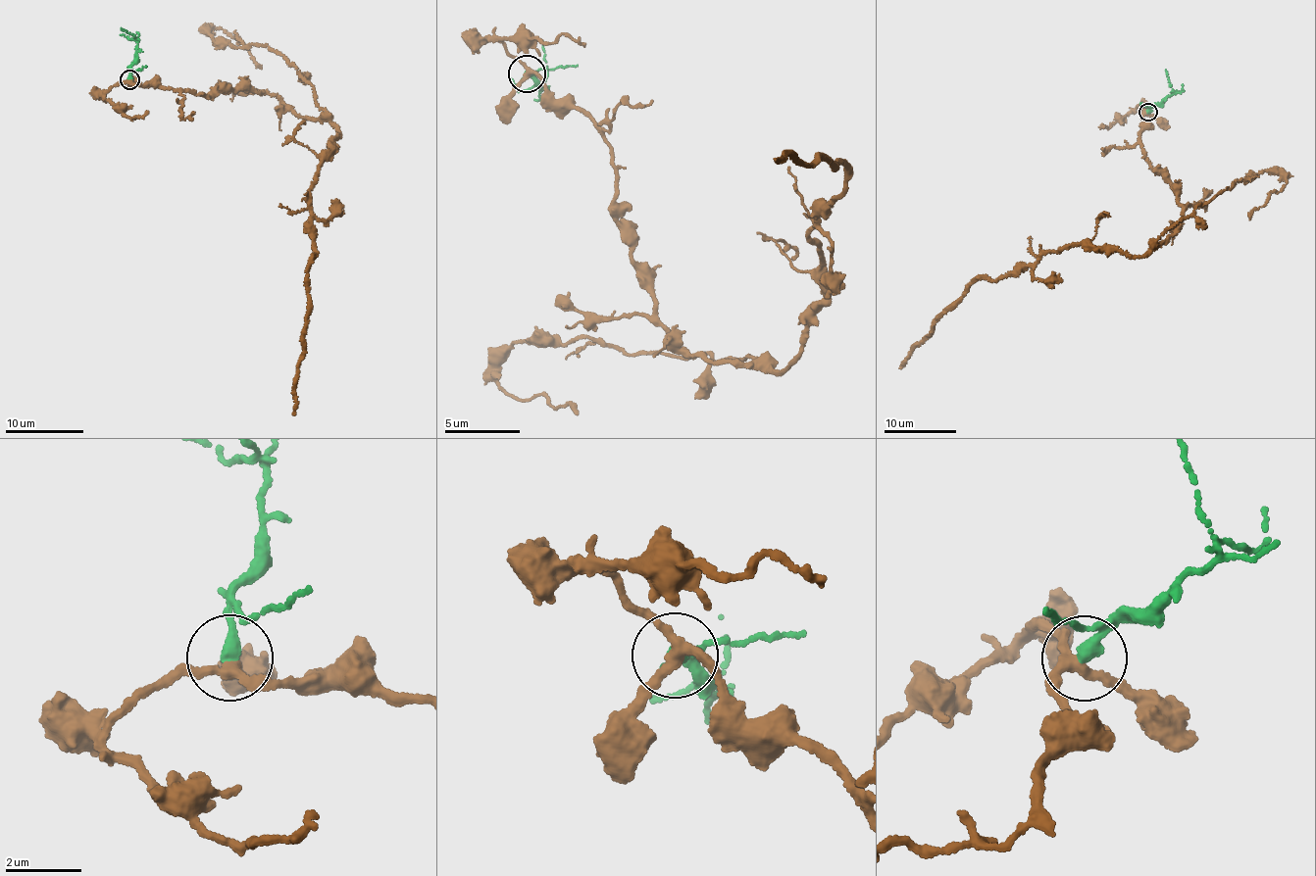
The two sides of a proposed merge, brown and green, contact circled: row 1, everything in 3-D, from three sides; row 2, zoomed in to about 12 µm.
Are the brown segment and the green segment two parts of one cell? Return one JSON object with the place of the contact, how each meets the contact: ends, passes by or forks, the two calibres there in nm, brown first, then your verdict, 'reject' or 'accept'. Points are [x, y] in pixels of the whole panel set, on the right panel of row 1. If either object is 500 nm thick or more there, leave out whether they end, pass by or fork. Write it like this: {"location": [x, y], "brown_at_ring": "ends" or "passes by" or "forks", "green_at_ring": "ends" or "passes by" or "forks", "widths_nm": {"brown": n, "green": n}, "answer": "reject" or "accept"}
{"location": [1148, 112], "brown_at_ring": "forks", "green_at_ring": "ends", "widths_nm": {"brown": 240, "green": 360}, "answer": "reject"}

